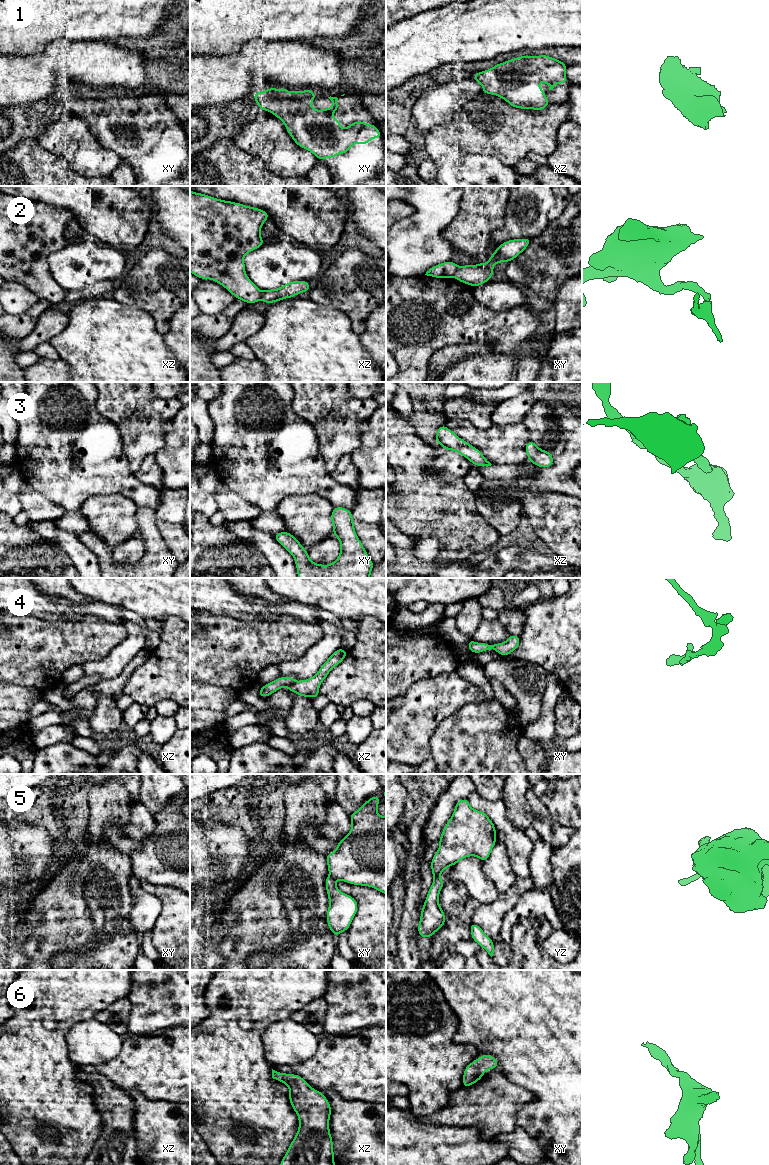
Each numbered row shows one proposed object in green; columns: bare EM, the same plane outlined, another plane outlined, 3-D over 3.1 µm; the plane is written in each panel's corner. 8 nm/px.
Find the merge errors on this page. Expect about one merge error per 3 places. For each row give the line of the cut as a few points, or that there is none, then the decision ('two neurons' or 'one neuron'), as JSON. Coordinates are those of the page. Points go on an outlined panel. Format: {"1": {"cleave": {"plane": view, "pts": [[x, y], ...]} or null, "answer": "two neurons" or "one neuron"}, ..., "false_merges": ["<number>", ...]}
{"1": {"cleave": null, "answer": "one neuron"}, "2": {"cleave": null, "answer": "one neuron"}, "3": {"cleave": null, "answer": "one neuron"}, "4": {"cleave": {"plane": "xz", "pts": [[295, 681], [286, 686]]}, "answer": "two neurons"}, "5": {"cleave": {"plane": "xy", "pts": [[329, 875], [335, 880]]}, "answer": "two neurons"}, "6": {"cleave": null, "answer": "one neuron"}, "false_merges": ["4", "5"]}

